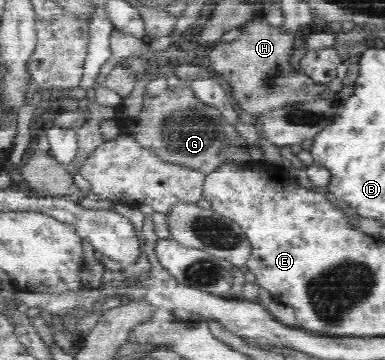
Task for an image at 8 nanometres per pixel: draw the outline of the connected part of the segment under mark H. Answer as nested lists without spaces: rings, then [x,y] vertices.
[[[264,21],[246,22],[240,28],[241,34],[230,42],[221,42],[209,53],[214,73],[222,76],[232,87],[239,107],[256,116],[272,109],[282,109],[285,105],[307,102],[329,91],[326,85],[315,85],[299,67],[290,64],[294,51],[294,35],[281,28],[272,27]]]

